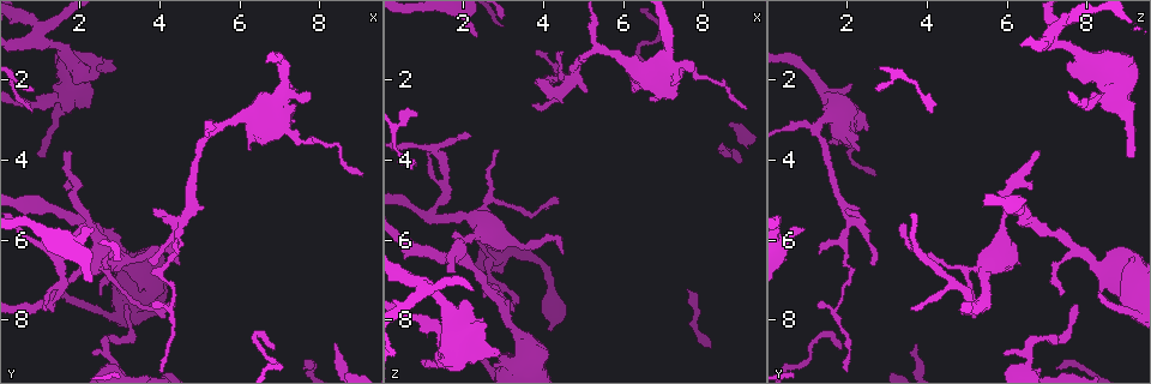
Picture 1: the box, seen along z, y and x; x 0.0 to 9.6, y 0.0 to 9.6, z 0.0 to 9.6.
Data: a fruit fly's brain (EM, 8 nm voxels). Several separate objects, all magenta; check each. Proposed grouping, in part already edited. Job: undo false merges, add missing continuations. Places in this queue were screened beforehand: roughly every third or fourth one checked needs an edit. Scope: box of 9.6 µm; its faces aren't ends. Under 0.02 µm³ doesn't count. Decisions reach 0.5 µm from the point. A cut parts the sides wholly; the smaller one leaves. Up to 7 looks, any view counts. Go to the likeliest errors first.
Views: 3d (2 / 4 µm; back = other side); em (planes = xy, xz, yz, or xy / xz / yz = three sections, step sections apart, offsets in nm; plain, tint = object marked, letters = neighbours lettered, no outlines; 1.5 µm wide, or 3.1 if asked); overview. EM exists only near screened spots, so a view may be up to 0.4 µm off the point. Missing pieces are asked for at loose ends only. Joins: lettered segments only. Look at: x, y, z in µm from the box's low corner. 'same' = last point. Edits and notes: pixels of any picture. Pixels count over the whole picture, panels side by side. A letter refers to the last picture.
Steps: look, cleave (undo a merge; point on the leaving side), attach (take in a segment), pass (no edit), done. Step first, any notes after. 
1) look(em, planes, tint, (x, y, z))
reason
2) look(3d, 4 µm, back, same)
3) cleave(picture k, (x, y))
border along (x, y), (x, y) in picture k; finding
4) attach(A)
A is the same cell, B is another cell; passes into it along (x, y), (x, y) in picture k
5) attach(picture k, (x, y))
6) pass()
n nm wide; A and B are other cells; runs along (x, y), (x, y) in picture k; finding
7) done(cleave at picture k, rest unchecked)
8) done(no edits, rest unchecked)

look(em, planes, plain, (3.15, 7.65, 7.75))
an open end

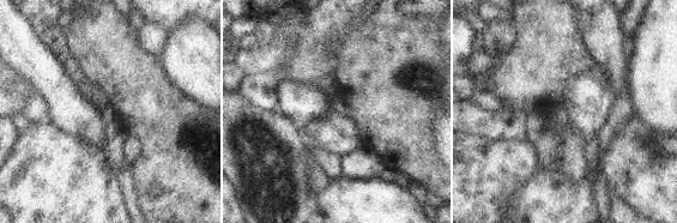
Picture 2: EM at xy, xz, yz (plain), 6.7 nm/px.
look(em, planes, tint, same)

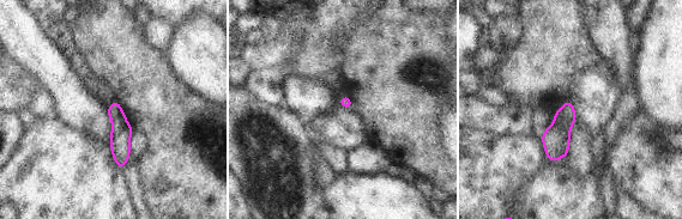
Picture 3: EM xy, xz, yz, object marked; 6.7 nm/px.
look(em, planes, letters, same)
what lies round it

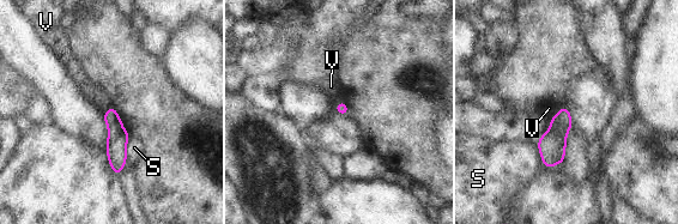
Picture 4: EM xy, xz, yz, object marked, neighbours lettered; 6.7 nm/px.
pass()
S touches over 180 nm; S and V are other cells; border along (565, 104), (550, 120) in picture 4; no lettered segment goes on from it

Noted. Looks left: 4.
look(3d, 2 µm, (3.75, 7.65, 1.30))
free end

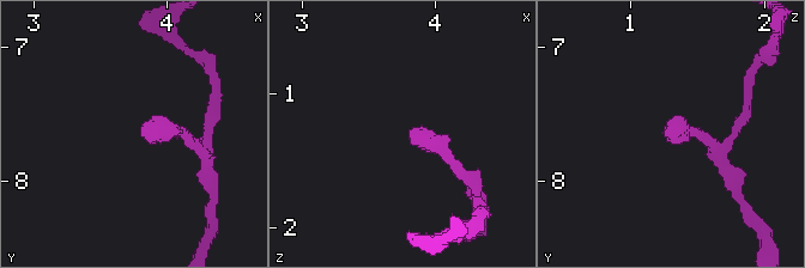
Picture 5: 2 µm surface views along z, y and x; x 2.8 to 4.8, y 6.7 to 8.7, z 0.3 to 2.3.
look(em, yz, step 8, letters, (3.80, 7.60, 1.28))

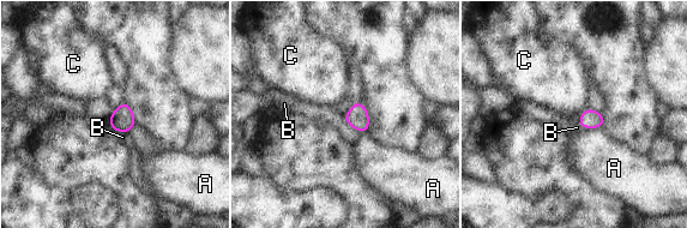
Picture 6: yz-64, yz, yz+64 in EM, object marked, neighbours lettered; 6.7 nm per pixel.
look(em, planes, letters, same)

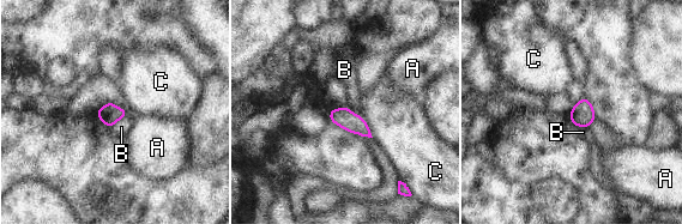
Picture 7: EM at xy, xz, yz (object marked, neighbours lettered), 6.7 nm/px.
pass()
140 nm wide; A, B and C are other cells; border along (127, 116), (121, 117), (110, 128) in picture 7; none of them fits

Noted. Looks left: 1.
done(no edits, rest unchecked)

